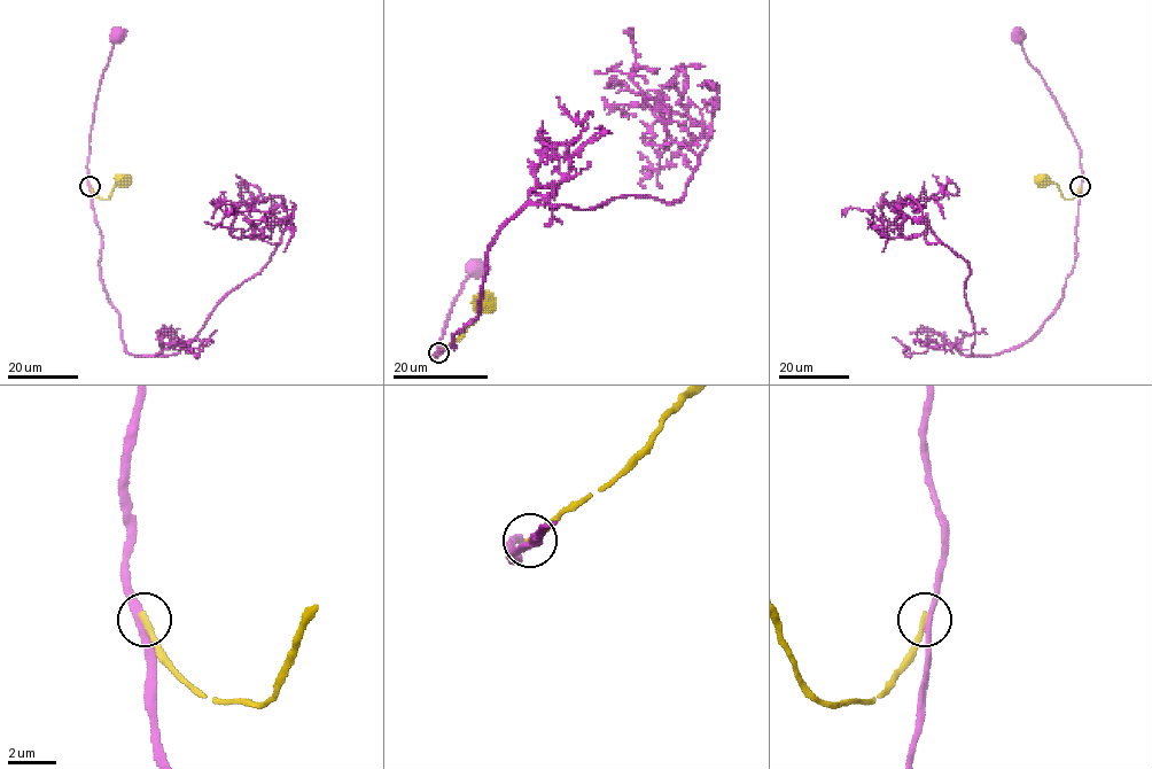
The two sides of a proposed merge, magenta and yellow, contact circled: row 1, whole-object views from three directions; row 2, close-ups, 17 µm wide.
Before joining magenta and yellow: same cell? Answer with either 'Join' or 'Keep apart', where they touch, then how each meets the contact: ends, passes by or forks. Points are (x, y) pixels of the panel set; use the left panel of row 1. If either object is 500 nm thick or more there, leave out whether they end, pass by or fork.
Keep apart. Place: (90, 186). At the ring magenta passes by. At the ring yellow ends

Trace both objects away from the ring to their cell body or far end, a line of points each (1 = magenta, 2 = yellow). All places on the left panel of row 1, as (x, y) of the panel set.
1: (91, 186), (90, 136), (100, 79), (116, 36)
2: (91, 186), (99, 197), (108, 199), (122, 179)

